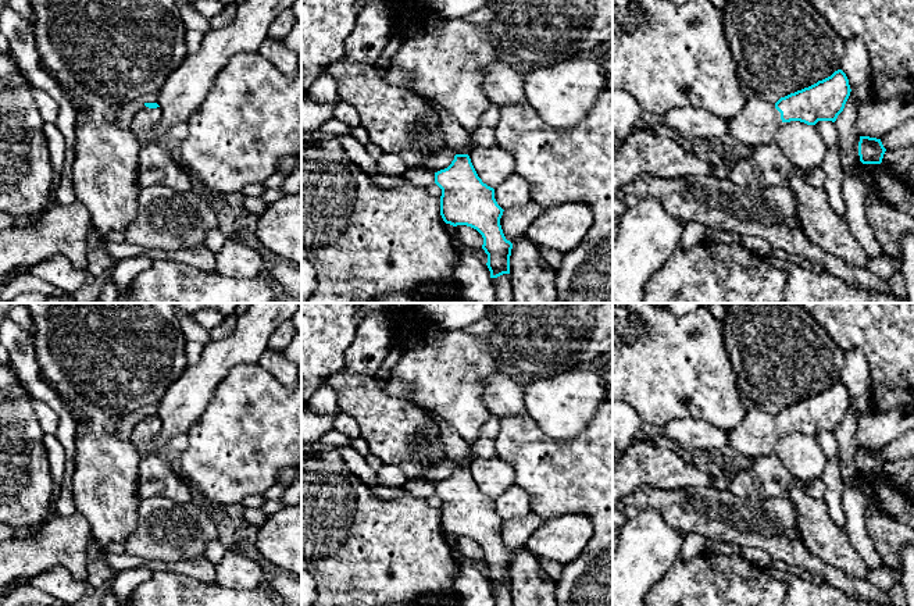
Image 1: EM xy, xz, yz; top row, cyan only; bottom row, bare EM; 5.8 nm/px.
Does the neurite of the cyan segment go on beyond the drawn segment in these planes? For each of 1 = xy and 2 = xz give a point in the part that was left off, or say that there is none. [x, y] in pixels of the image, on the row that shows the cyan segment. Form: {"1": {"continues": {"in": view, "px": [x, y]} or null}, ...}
{"1": {"continues": {"in": "xy", "px": [146, 120]}}, "2": {"continues": {"in": "xz", "px": [456, 136]}}}

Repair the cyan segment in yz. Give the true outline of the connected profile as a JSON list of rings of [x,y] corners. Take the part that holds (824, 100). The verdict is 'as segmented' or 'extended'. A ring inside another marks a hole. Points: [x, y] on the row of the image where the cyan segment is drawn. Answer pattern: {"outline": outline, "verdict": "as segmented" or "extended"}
{"outline": [[[842,69],[817,83],[781,97],[775,104],[751,96],[742,111],[726,120],[728,142],[740,150],[751,150],[774,143],[783,122],[800,121],[815,125],[818,121],[835,122],[850,96],[850,85]]], "verdict": "extended"}

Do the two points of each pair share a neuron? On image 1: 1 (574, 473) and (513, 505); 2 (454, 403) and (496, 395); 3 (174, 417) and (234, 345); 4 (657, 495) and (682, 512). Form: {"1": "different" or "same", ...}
{"1": "different", "2": "different", "3": "same", "4": "same"}

